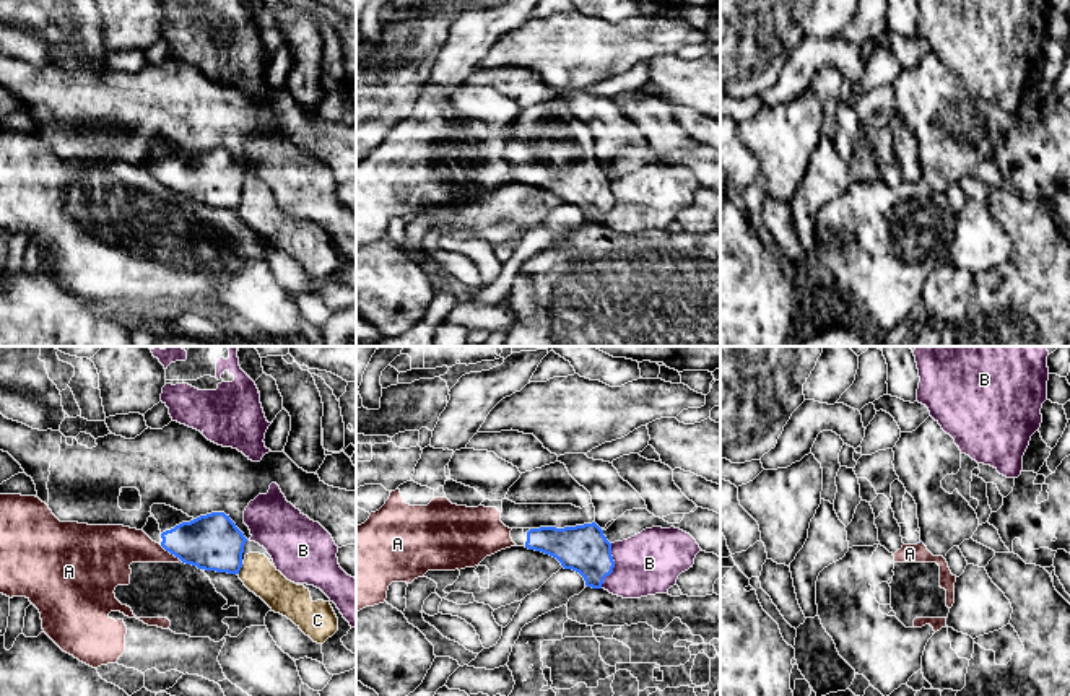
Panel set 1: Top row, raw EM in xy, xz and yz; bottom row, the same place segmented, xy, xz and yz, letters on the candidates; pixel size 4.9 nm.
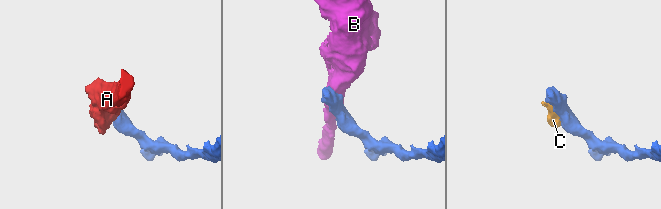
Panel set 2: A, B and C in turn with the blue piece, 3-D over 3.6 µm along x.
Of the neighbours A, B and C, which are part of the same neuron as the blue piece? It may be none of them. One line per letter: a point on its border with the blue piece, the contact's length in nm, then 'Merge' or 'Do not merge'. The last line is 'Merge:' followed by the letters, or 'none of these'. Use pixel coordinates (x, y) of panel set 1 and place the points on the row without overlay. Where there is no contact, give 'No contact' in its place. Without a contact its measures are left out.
A: Touches blue at xy (171, 189). Shared border 130 nm. Do not merge
B: Touches blue at xz (613, 202). Shared border 240 nm. Do not merge
C: Touches blue at xy (239, 205). Shared border 50 nm. Do not merge
Merge: none of these

